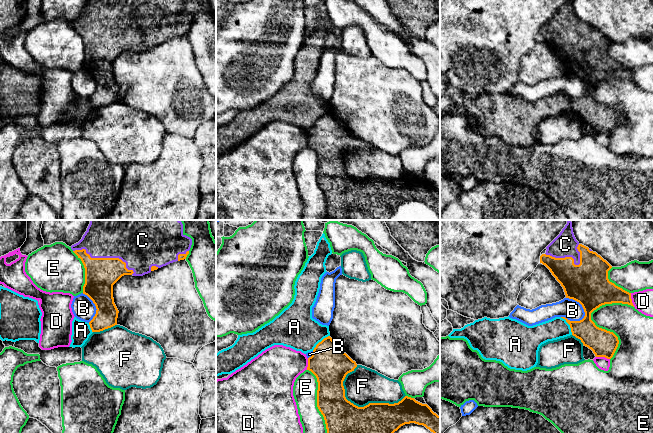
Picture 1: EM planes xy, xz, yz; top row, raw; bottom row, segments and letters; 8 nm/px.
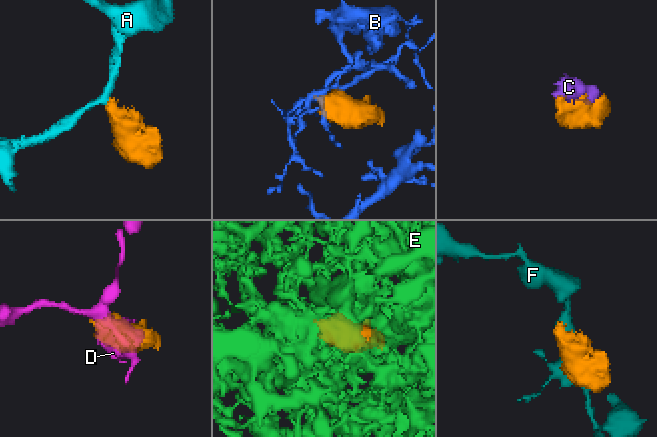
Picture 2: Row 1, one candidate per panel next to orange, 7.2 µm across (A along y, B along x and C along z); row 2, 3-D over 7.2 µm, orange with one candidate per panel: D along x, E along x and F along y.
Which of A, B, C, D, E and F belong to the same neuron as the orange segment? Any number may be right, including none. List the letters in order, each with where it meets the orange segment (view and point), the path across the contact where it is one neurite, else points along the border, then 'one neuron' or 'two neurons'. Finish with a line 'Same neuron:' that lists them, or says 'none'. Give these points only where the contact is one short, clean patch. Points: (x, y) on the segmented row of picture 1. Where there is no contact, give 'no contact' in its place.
A: contact yz (569, 324); border yz (560, 317), (569, 325), (572, 334); two neurons
B: contact yz (581, 304); border yz (566, 297), (576, 300), (581, 305), (584, 312), (581, 320); two neurons
C: contact xy (105, 258); one neuron
D: contact yz (631, 300); two neurons
E: contact yz (594, 323); two neurons
F: contact xz (367, 405); two neurons
Same neuron: C

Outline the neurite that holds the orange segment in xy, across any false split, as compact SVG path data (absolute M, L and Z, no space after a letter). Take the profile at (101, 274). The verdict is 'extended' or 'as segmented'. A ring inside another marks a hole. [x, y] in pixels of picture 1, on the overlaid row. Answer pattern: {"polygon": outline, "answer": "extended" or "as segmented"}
{"polygon": "M90 220L82 239L71 246L85 268L83 294L96 306L96 314L89 322L92 332L100 332L117 325L118 309L114 303L113 285L124 275L143 276L170 263L184 260L189 254L192 239L183 234L180 220Z", "answer": "extended"}

